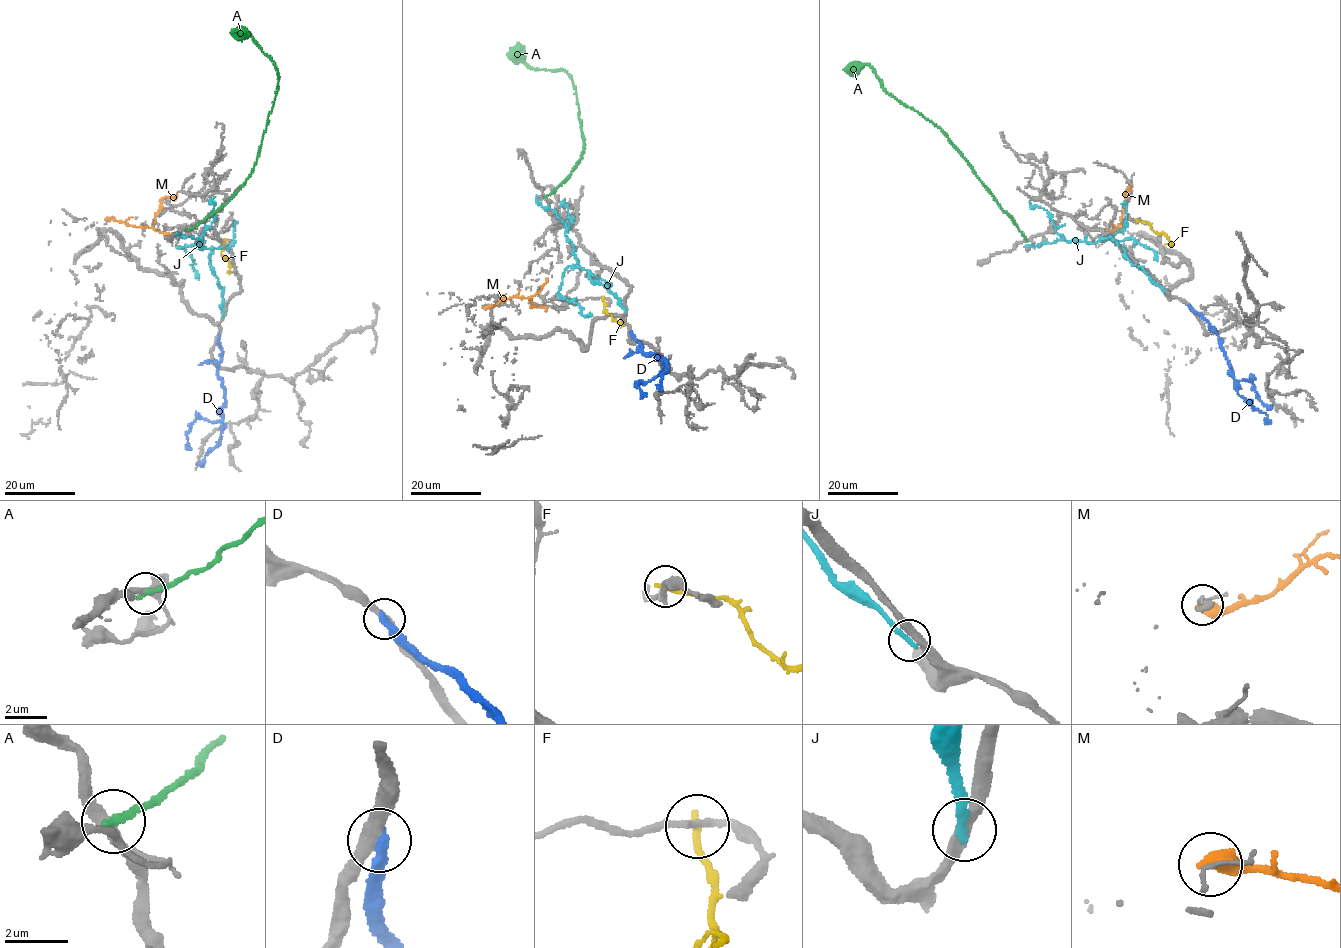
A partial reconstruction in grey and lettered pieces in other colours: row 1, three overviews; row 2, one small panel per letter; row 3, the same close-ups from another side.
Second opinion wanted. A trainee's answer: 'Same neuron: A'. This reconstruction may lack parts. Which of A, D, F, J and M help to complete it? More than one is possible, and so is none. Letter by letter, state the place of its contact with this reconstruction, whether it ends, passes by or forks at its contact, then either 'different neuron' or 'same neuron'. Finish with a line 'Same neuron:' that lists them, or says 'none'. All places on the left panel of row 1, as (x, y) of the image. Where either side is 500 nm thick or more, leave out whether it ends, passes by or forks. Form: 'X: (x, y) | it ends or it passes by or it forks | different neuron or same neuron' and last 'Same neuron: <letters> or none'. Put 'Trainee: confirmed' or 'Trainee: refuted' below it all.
A: (187, 229) | it ends | different neuron
D: (219, 335) | it ends | different neuron
F: (224, 240) | it ends | different neuron
J: (223, 317) | it ends | different neuron
M: (107, 219) | different neuron
Same neuron: none
Trainee: refuted

